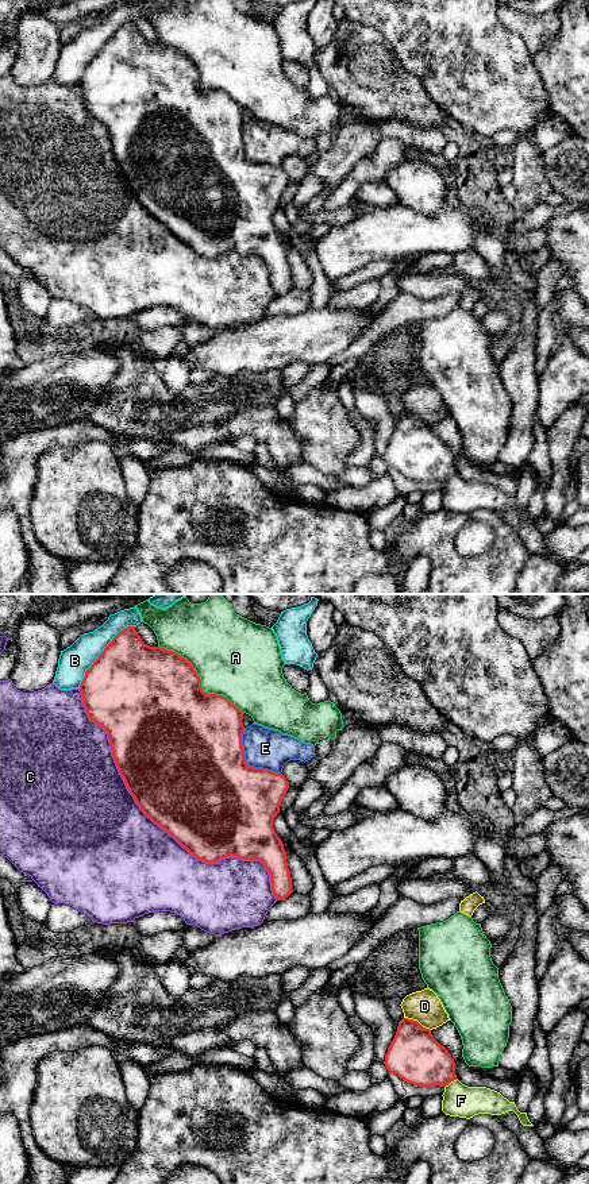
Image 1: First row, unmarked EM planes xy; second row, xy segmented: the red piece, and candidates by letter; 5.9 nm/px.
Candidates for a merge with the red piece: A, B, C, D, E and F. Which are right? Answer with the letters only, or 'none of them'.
F

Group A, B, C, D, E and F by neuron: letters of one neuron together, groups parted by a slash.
A / B / C / D / E / F

